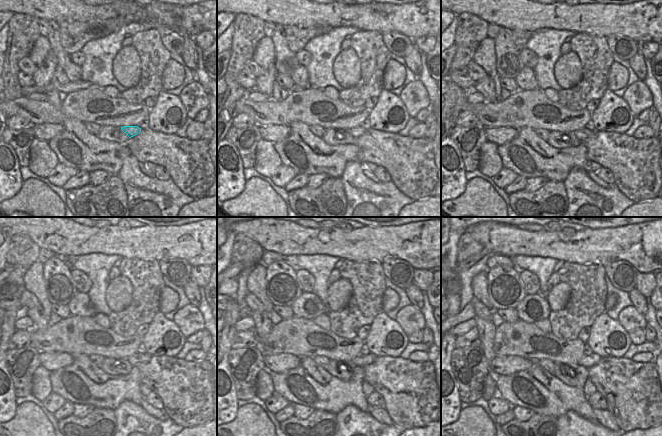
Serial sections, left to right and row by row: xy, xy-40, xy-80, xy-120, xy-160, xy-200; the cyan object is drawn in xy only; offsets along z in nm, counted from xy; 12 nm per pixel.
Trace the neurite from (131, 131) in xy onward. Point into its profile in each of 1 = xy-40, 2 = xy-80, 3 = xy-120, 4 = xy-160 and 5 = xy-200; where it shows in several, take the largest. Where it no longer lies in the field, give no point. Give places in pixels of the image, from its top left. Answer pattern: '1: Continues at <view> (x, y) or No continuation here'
1: Continues at xy-40 (356, 132)
2: Continues at xy-80 (582, 134)
3: Continues at xy-120 (137, 358)
4: Continues at xy-160 (361, 360)
5: Continues at xy-200 (586, 361)

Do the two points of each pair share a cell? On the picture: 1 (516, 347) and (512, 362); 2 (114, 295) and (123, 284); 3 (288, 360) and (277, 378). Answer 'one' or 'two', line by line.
1: two
2: one
3: two

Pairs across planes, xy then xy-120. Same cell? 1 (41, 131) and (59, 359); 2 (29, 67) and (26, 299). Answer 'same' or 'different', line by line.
1: same
2: same

